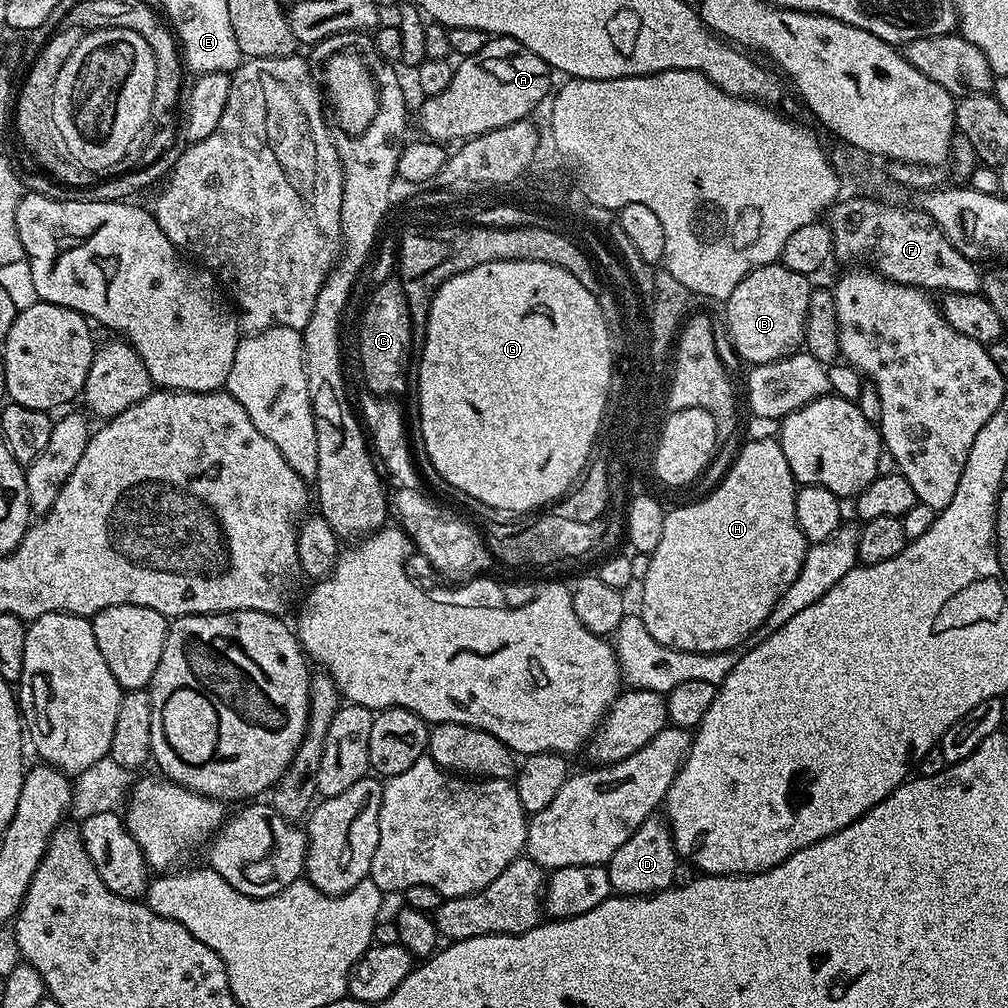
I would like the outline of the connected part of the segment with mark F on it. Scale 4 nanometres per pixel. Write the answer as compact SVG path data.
M859 194L853 197L853 200L837 199L826 212L826 223L832 231L835 259L856 260L869 252L876 256L875 271L887 280L910 284L913 288L923 288L933 293L940 292L939 294L970 294L981 291L981 269L976 269L979 267L952 245L950 238L942 234L934 218L919 210L907 212L892 204L882 204L877 198Z

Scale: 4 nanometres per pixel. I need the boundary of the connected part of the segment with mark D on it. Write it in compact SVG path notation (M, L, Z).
M653 814L644 820L642 826L638 826L638 830L630 834L630 838L626 838L626 842L622 842L622 846L618 846L618 850L614 850L614 854L608 860L606 867L613 893L622 896L650 896L653 892L663 892L665 888L673 887L674 868L678 861L676 847L667 819L660 817L659 820L658 817L659 815Z

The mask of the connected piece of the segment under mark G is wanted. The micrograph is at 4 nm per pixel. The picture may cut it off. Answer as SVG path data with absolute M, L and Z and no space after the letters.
M486 262L482 266L474 266L474 270L466 270L451 276L442 286L436 288L432 295L432 301L428 307L428 321L426 322L426 334L422 341L424 349L420 352L420 369L416 372L416 404L420 407L420 441L419 443L426 450L430 462L434 462L436 472L444 472L452 484L460 484L460 488L468 488L472 496L480 496L480 500L488 500L488 504L500 504L500 508L528 507L528 504L536 504L540 508L542 502L559 500L570 488L570 481L574 479L574 474L586 466L586 458L591 453L591 446L595 443L595 435L598 434L596 421L600 421L600 404L604 404L604 384L608 384L608 340L604 340L604 324L598 323L598 314L593 302L597 301L597 293L586 290L574 274L570 274L565 268L550 266L546 262Z

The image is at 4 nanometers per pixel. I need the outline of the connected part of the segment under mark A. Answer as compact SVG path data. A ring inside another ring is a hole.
M509 36L490 38L486 42L486 46L482 46L482 50L478 50L478 54L463 57L459 63L455 65L450 78L450 86L446 86L446 90L442 90L442 94L427 97L423 101L425 104L420 108L420 128L424 131L421 133L427 139L437 142L470 140L473 136L480 136L484 132L493 132L519 120L529 119L533 115L531 112L544 99L544 103L549 99L548 87L551 86L552 80L548 77L550 75L548 64L542 62L542 58L538 58L538 54L534 54L534 50L526 50L526 46L522 46L522 42L518 42L514 38Z

